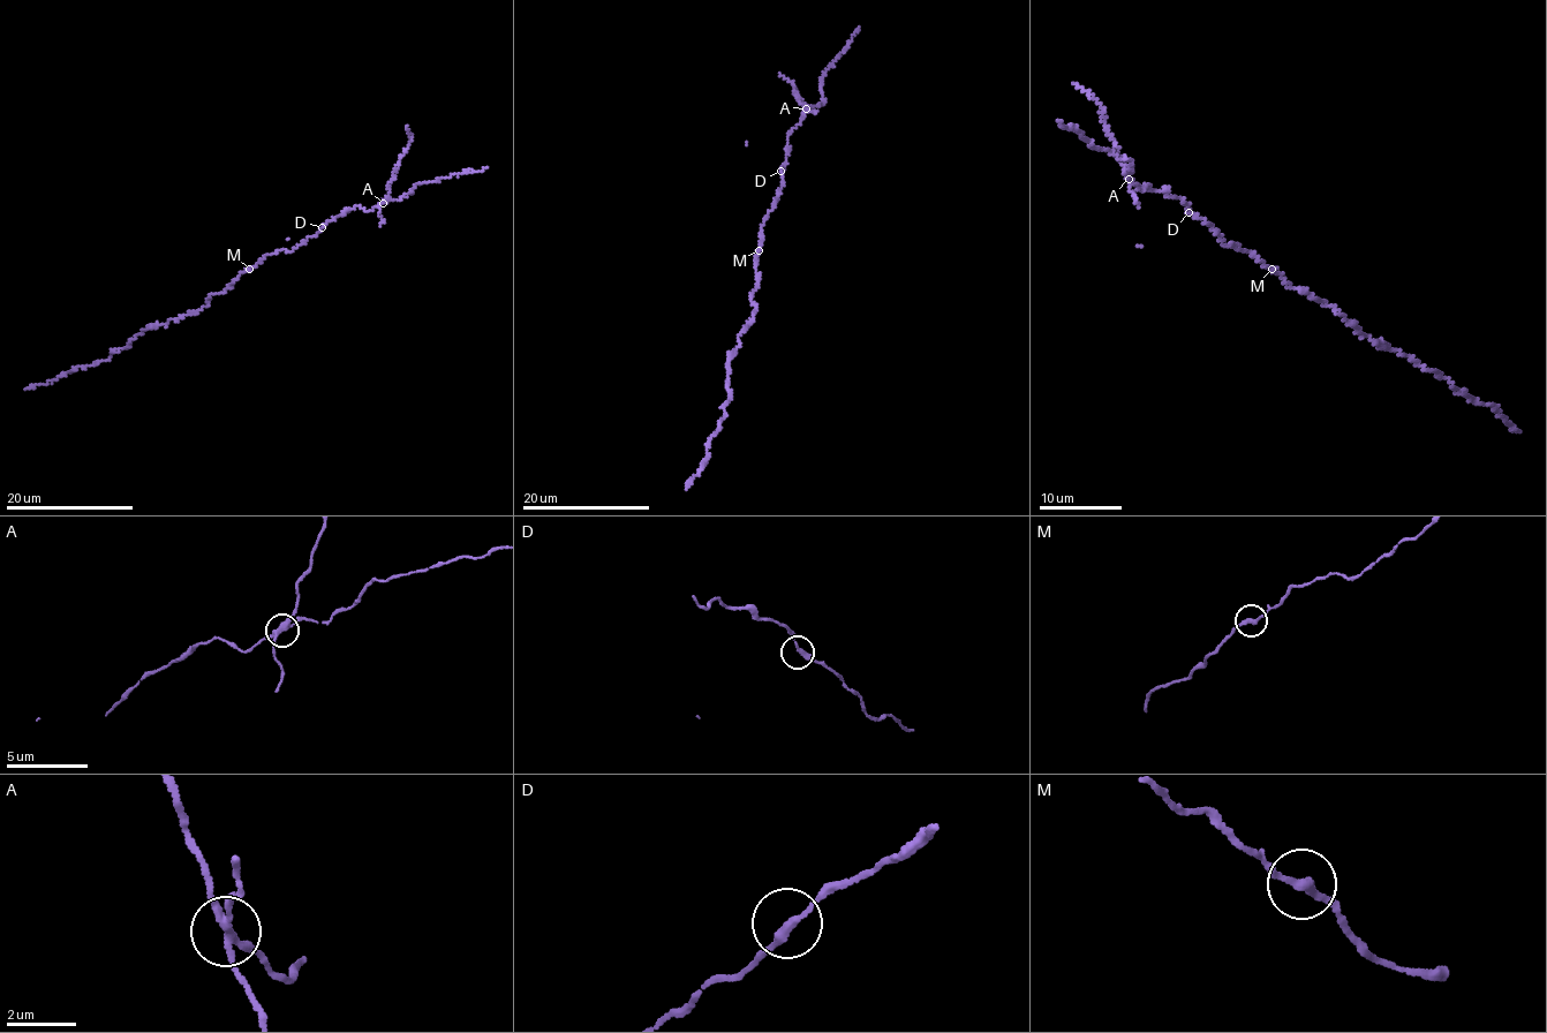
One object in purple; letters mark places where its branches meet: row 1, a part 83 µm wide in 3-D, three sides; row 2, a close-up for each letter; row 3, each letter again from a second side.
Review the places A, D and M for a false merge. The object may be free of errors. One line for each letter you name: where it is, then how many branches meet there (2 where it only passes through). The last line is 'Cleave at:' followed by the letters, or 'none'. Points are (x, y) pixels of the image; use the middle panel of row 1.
A: Place: (806, 108). Branches: 4
Cleave at: A

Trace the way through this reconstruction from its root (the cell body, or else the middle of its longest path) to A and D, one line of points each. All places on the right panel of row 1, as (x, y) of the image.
A: (1274, 269), (1236, 244), (1223, 244), (1208, 223), (1192, 217), (1183, 200), (1147, 186), (1139, 189), (1127, 180)
D: (1274, 269), (1266, 268), (1236, 244), (1223, 244), (1208, 223), (1189, 212)

